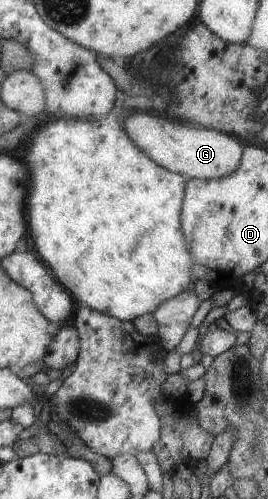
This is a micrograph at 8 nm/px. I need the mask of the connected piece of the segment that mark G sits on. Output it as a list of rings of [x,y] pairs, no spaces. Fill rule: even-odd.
[[[135,112],[122,120],[126,134],[162,168],[187,178],[213,179],[231,176],[242,163],[246,143],[213,128],[190,126],[173,118],[155,118],[147,112]]]

